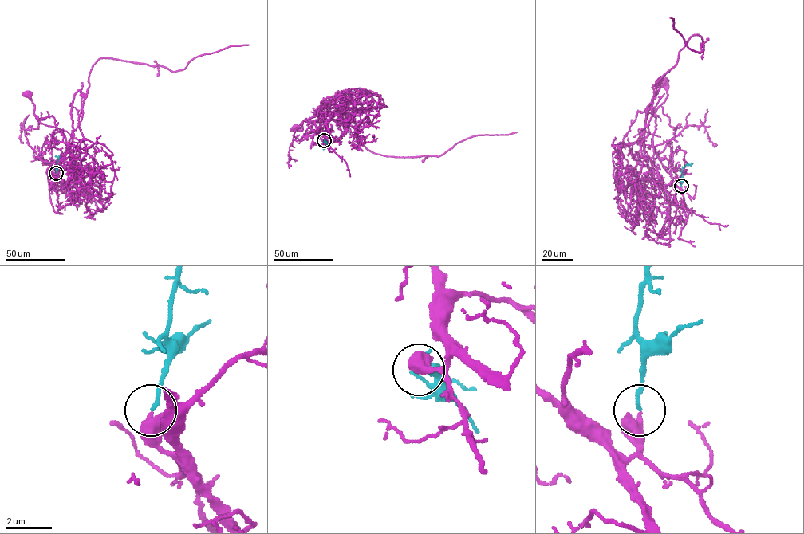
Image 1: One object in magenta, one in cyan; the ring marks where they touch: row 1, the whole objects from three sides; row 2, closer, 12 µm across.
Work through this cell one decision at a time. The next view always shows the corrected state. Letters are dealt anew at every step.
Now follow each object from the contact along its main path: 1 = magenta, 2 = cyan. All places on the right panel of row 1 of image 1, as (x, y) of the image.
1: (681, 186), (686, 208), (670, 201), (645, 159), (653, 155), (654, 113), (668, 94), (663, 82)
2: (681, 185), (683, 167), (691, 162)

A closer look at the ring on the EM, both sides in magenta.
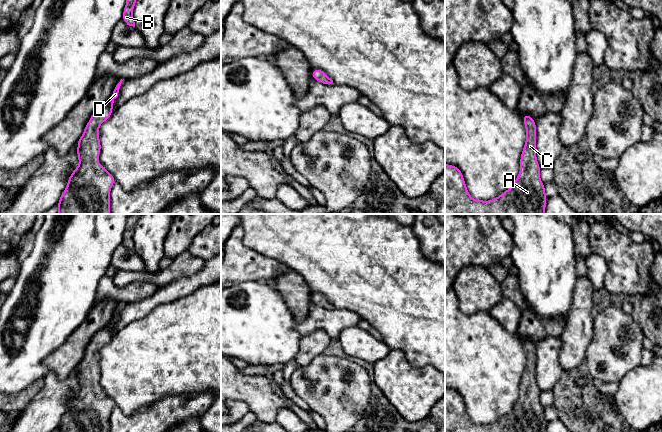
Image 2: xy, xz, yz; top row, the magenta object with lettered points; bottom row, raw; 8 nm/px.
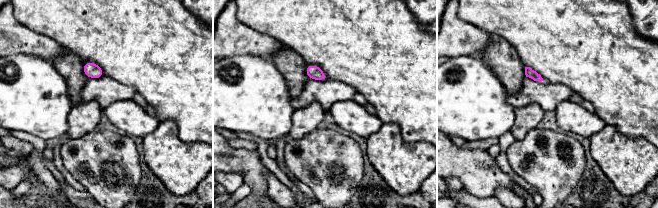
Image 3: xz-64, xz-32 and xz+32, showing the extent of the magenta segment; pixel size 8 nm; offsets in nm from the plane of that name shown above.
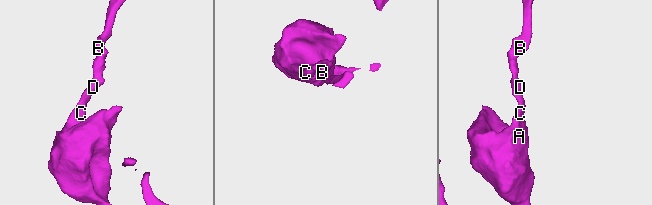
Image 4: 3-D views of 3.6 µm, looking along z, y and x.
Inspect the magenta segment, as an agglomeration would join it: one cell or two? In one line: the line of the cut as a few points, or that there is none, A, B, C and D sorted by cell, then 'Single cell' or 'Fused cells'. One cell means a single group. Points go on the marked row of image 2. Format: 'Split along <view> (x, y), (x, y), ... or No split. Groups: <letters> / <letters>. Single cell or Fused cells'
No split. Groups: A B C D. Single cell

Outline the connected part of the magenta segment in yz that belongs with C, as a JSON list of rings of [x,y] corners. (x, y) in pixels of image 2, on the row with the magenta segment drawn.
[[[529,114],[522,115],[526,129],[526,141],[520,157],[520,171],[508,190],[493,200],[474,200],[466,187],[461,170],[445,164],[445,214],[545,214],[547,196],[540,179],[541,167],[536,157],[536,122]]]

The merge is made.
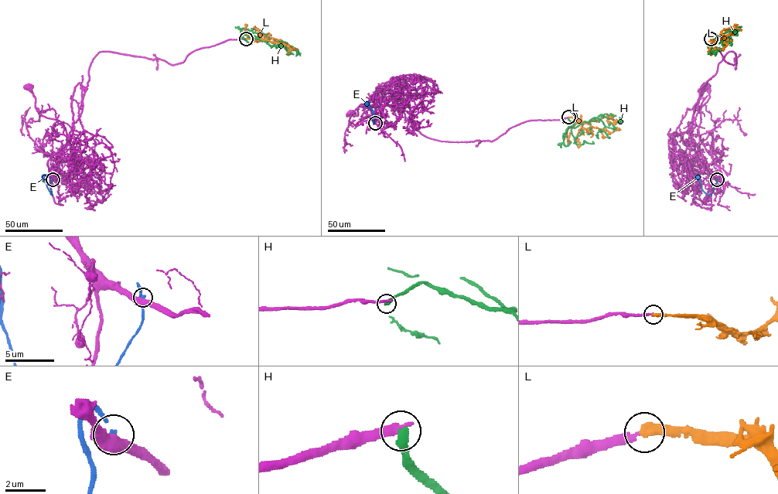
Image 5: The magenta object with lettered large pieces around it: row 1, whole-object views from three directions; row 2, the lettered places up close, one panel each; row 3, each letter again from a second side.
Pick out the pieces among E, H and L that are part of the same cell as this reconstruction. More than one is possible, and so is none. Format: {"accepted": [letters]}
{"accepted": []}

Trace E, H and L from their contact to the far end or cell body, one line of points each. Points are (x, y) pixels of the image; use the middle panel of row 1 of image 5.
E: (375, 122), (373, 110), (366, 102)
H: (568, 117), (574, 124), (588, 121), (600, 115), (619, 122), (619, 117)
L: (568, 117), (588, 122), (609, 117), (614, 122), (606, 120)

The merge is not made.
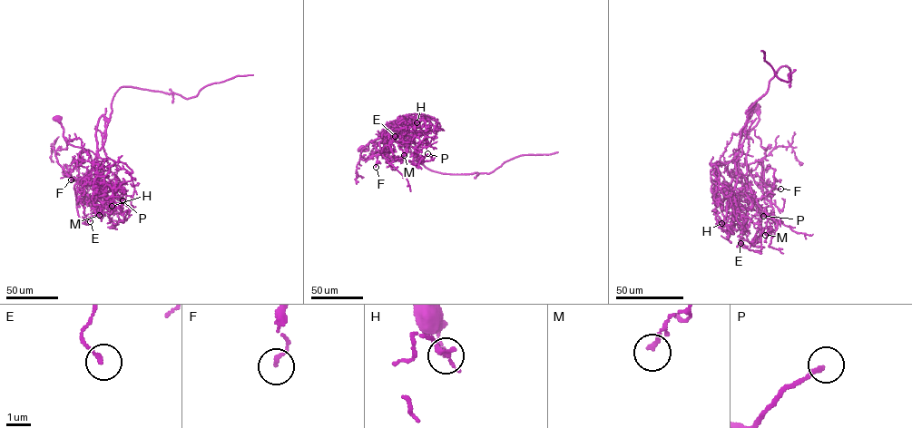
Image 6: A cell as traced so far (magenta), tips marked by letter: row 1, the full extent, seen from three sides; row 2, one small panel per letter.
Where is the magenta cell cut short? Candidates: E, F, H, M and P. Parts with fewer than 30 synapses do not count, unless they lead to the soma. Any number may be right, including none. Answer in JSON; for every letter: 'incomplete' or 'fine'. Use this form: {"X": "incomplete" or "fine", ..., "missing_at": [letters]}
{"E": "fine", "F": "fine", "H": "fine", "M": "fine", "P": "incomplete", "missing_at": ["P"]}

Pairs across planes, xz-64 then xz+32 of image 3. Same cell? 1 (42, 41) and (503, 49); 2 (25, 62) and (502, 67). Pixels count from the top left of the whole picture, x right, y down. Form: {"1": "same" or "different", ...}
{"1": "different", "2": "different"}

